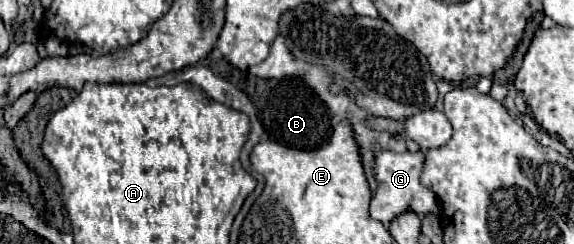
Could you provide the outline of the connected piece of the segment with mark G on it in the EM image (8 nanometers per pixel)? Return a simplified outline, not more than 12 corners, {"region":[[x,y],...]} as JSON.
{"region":[[423,151],[377,155],[369,209],[387,227],[415,211],[441,217],[421,183]]}

